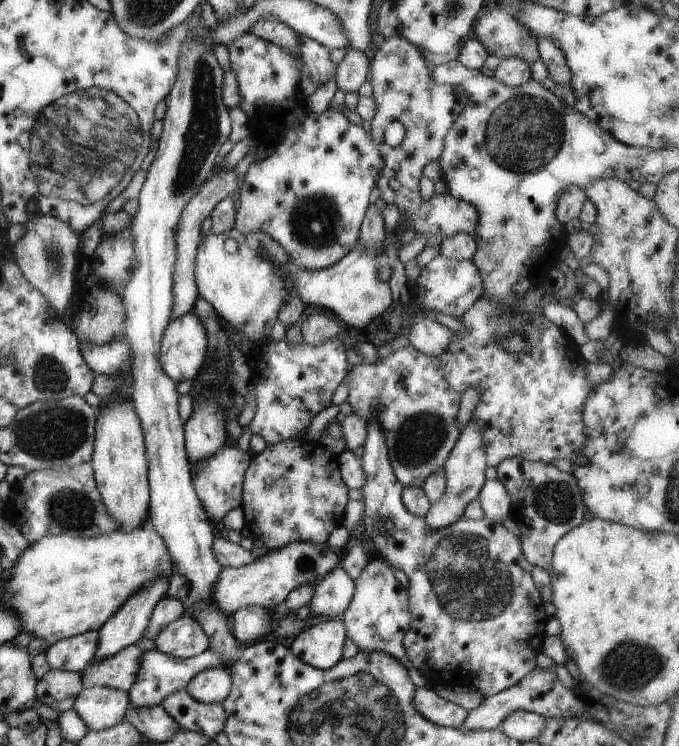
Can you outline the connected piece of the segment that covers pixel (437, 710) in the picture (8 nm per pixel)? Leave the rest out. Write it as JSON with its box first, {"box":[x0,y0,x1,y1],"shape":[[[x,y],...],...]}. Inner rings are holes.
{"box":[413,686,468,729],"shape":[[[432,686],[413,690],[413,706],[425,720],[441,727],[456,729],[464,722],[468,712],[438,696]]]}

